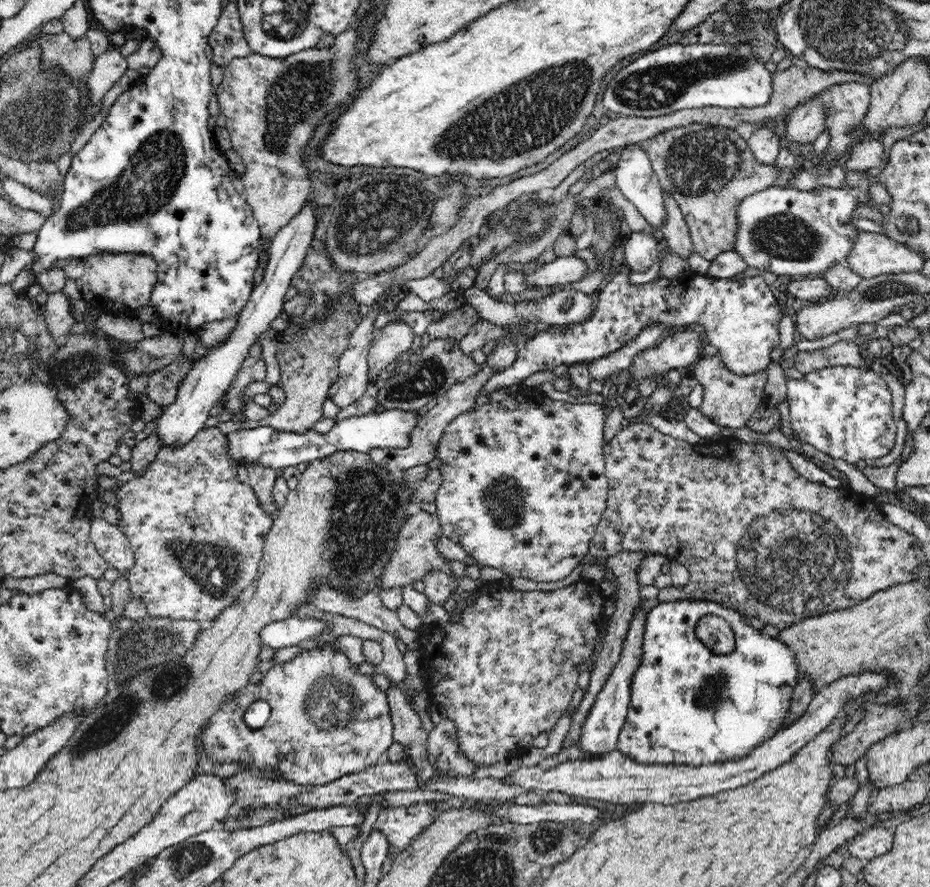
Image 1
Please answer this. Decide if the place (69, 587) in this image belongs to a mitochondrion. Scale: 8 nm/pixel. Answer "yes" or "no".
no

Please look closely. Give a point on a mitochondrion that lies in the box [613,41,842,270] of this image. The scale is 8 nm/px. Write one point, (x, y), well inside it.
(698, 162)

